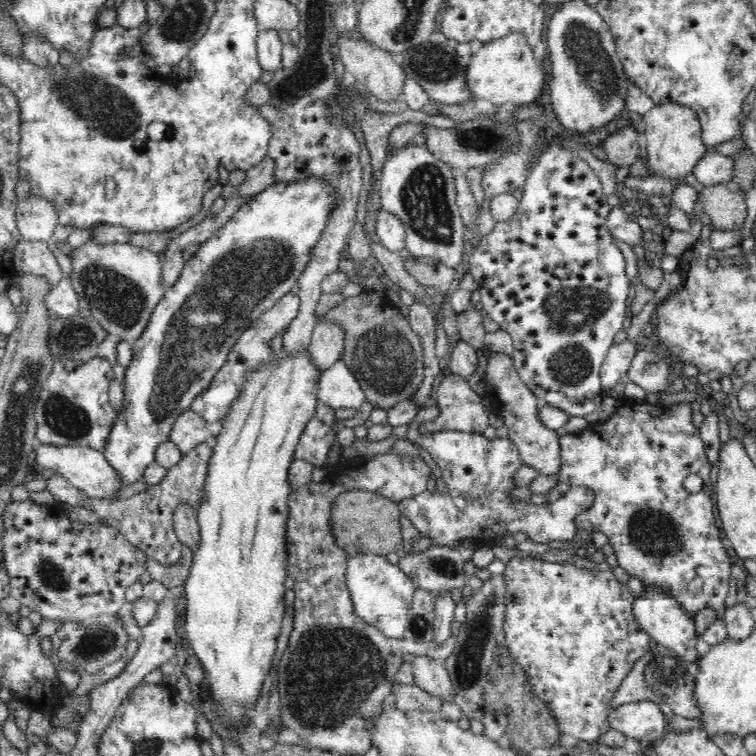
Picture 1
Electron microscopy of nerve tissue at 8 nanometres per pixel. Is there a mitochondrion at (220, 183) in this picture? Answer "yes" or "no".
no

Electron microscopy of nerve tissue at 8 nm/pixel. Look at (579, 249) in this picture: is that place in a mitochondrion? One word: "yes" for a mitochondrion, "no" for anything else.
no

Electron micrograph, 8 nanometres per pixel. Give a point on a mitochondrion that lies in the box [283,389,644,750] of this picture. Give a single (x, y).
(467, 666)

